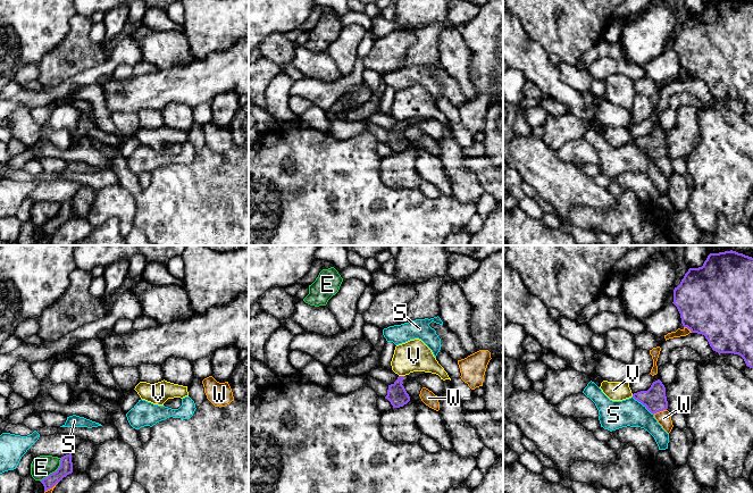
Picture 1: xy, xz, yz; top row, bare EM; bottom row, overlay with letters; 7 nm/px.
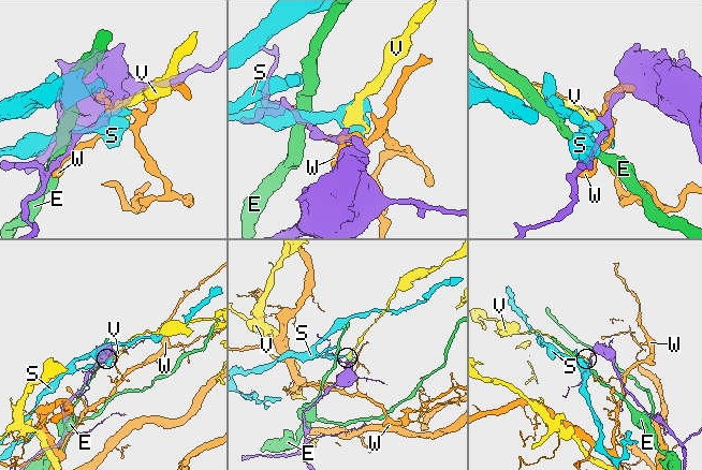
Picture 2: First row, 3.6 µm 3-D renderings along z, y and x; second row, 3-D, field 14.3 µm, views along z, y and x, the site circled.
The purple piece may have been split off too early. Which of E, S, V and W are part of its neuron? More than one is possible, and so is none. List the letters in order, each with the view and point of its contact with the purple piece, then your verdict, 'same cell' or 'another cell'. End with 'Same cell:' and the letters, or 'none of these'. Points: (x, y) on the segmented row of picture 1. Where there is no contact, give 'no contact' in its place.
E: xy (55, 471) | another cell
S: yz (643, 404) | another cell
V: xz (401, 376) | another cell
W: yz (659, 411) | another cell
Same cell: none of these

